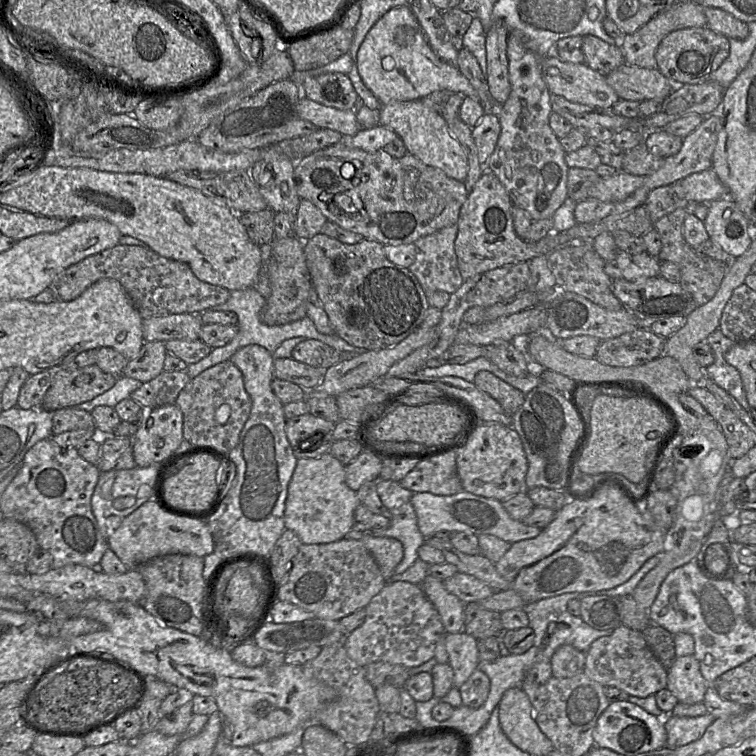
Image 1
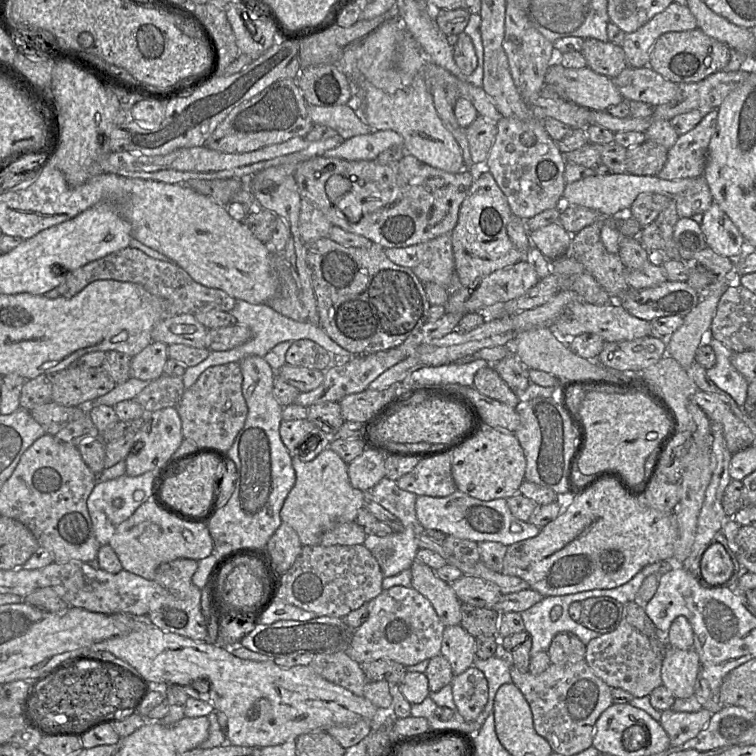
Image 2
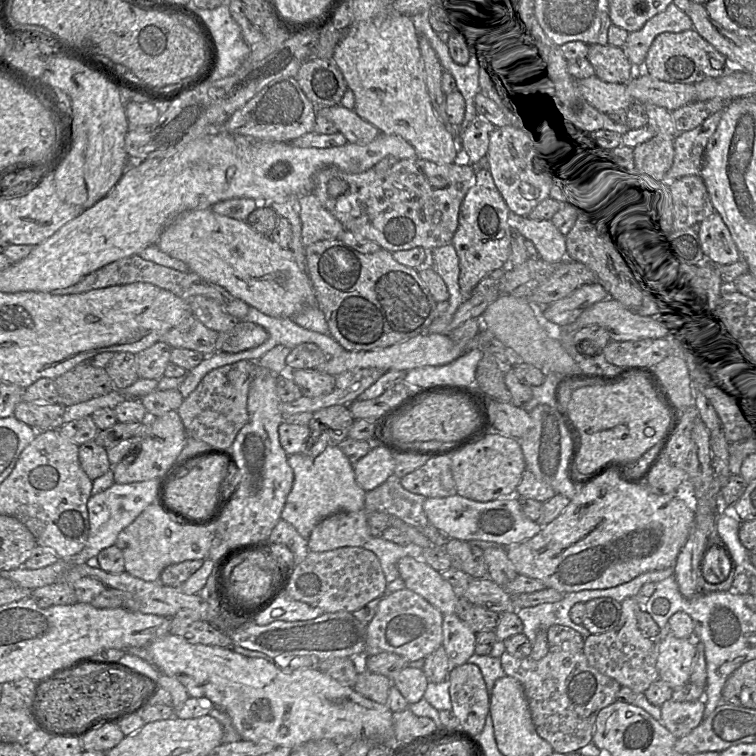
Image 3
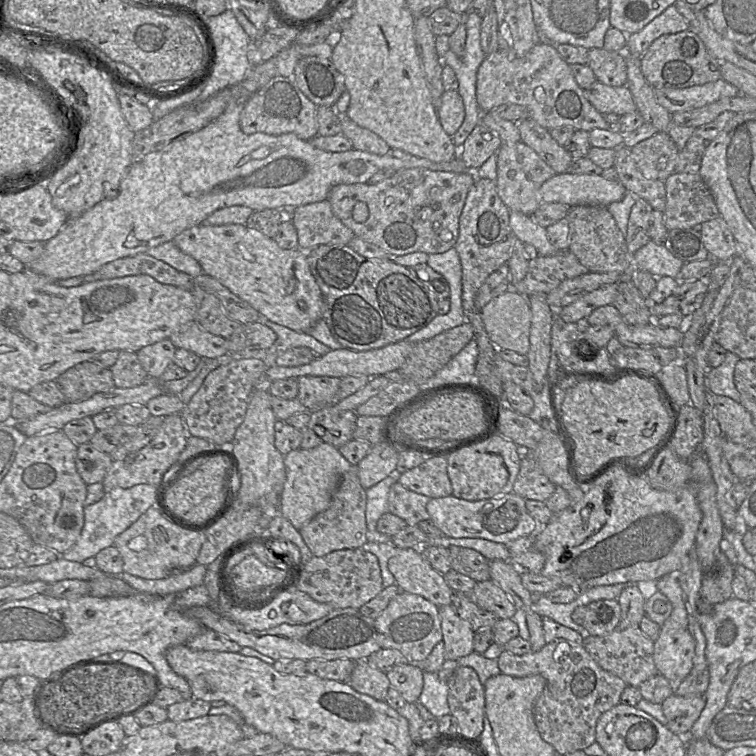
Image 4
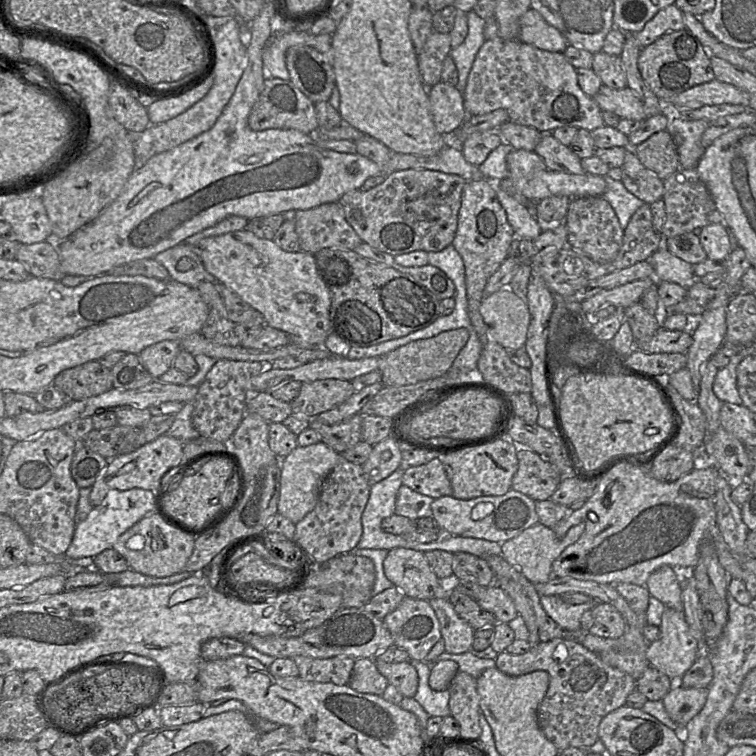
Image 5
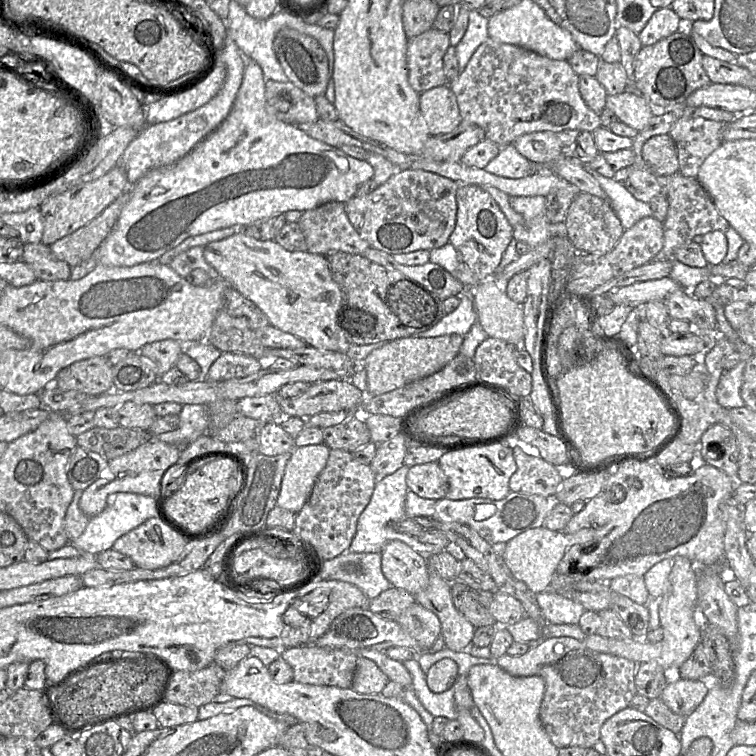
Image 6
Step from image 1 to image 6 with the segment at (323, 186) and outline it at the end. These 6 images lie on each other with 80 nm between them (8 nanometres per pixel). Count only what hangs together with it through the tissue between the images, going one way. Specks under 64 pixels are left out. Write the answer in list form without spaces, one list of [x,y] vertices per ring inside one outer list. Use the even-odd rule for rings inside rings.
[[[398,169],[384,184],[365,196],[345,202],[348,219],[370,247],[390,255],[440,248],[449,242],[456,224],[456,192],[460,184],[439,174],[421,169]]]

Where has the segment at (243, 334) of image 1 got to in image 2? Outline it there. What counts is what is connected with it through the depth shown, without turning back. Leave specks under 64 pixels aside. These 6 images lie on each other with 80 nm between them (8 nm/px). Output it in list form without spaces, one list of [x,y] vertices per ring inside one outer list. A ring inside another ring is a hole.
[[[236,300],[235,307],[229,311],[229,313],[237,319],[238,324],[247,326],[251,329],[253,333],[252,339],[227,351],[211,351],[209,356],[201,363],[196,366],[187,367],[182,376],[185,389],[191,387],[198,377],[210,367],[229,362],[240,362],[250,355],[264,357],[274,346],[285,341],[309,339],[332,353],[337,359],[351,359],[354,356],[334,342],[319,325],[314,325],[309,321],[299,322],[292,320],[276,312],[268,304],[251,304],[243,300]]]

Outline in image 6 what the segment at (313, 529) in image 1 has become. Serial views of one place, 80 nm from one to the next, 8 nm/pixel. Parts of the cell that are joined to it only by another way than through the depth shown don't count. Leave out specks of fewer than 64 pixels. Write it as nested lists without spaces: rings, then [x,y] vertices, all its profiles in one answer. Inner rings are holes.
[[[324,443],[293,448],[284,470],[277,506],[294,514],[303,508],[327,464],[329,453],[330,448]]]

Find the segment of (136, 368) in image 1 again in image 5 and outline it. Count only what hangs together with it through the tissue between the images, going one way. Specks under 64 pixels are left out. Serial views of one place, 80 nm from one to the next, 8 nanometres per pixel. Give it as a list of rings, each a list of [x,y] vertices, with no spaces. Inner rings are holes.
[[[164,340],[146,347],[139,353],[139,358],[151,376],[159,379],[173,367],[173,361],[180,350],[179,341]]]

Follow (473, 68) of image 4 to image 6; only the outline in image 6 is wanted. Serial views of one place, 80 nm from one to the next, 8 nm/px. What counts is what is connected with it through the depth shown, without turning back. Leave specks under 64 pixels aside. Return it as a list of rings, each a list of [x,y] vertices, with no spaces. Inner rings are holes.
[[[478,10],[469,11],[467,30],[455,47],[459,74],[465,70],[477,48],[486,41],[488,37],[488,19],[483,17]]]

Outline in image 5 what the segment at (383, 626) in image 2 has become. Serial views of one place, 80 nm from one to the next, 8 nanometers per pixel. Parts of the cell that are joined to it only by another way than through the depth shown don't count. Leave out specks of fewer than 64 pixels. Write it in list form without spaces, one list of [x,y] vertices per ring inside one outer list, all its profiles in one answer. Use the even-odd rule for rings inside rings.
[[[405,596],[397,608],[384,617],[383,622],[393,636],[394,645],[404,649],[410,660],[424,661],[432,647],[442,638],[439,620],[427,600]]]

